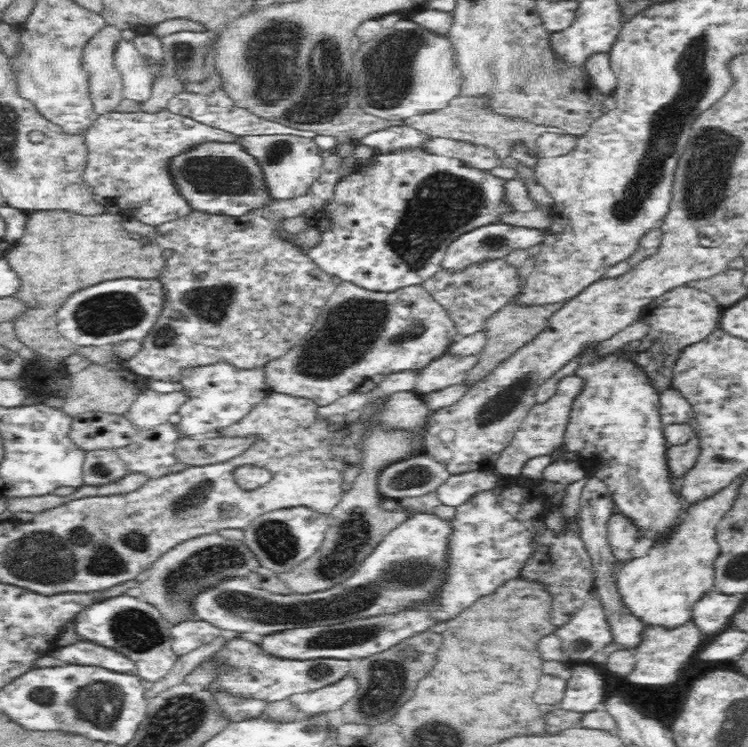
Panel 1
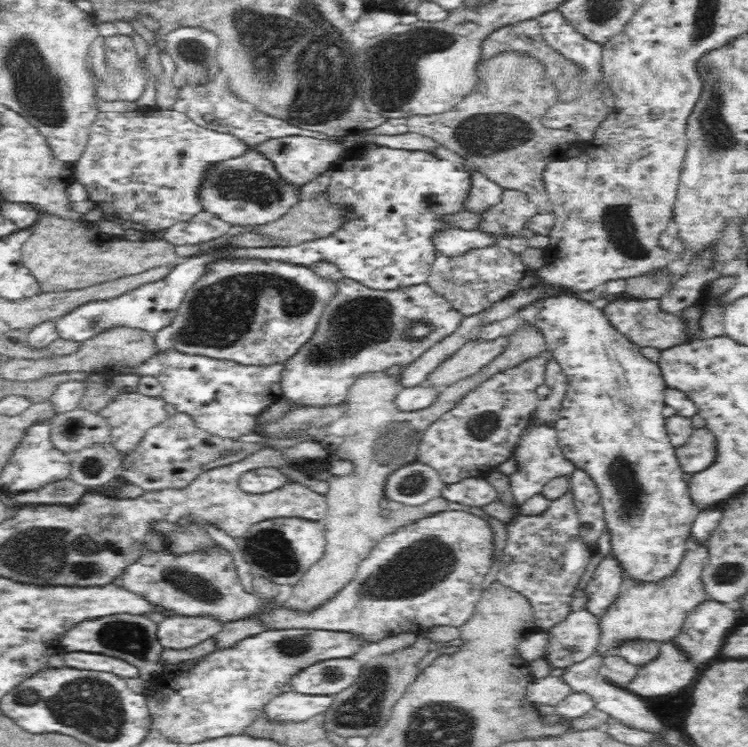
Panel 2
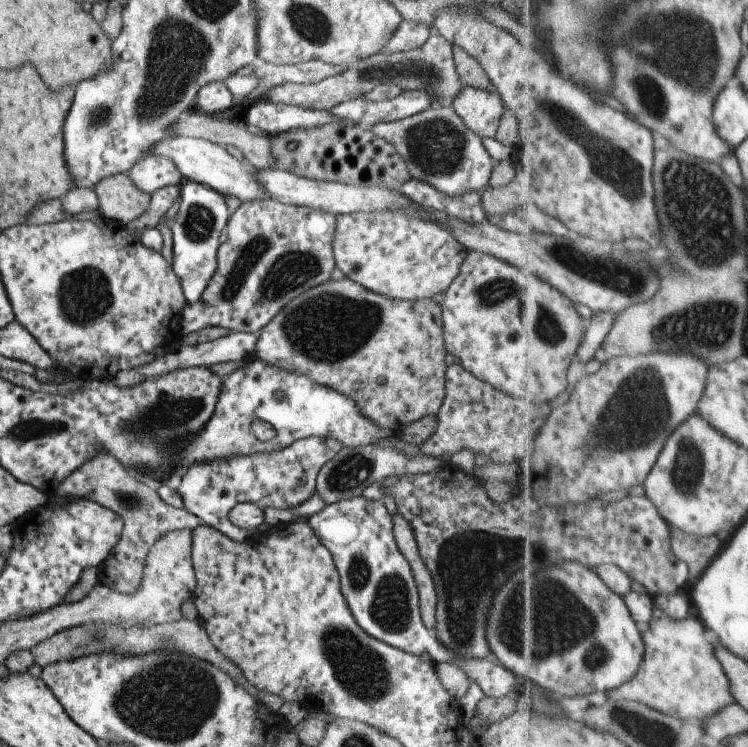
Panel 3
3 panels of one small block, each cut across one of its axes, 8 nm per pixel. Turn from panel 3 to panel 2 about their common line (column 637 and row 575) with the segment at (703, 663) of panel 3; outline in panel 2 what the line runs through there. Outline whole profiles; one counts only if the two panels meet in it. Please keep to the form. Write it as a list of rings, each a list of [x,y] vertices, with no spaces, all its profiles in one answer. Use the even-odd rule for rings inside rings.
[[[706,548],[688,550],[683,563],[675,576],[658,586],[626,586],[625,594],[620,596],[604,616],[597,618],[599,641],[594,655],[602,659],[614,656],[616,648],[627,643],[668,643],[681,631],[681,624],[688,611],[709,600],[703,589],[701,574],[709,556]]]

